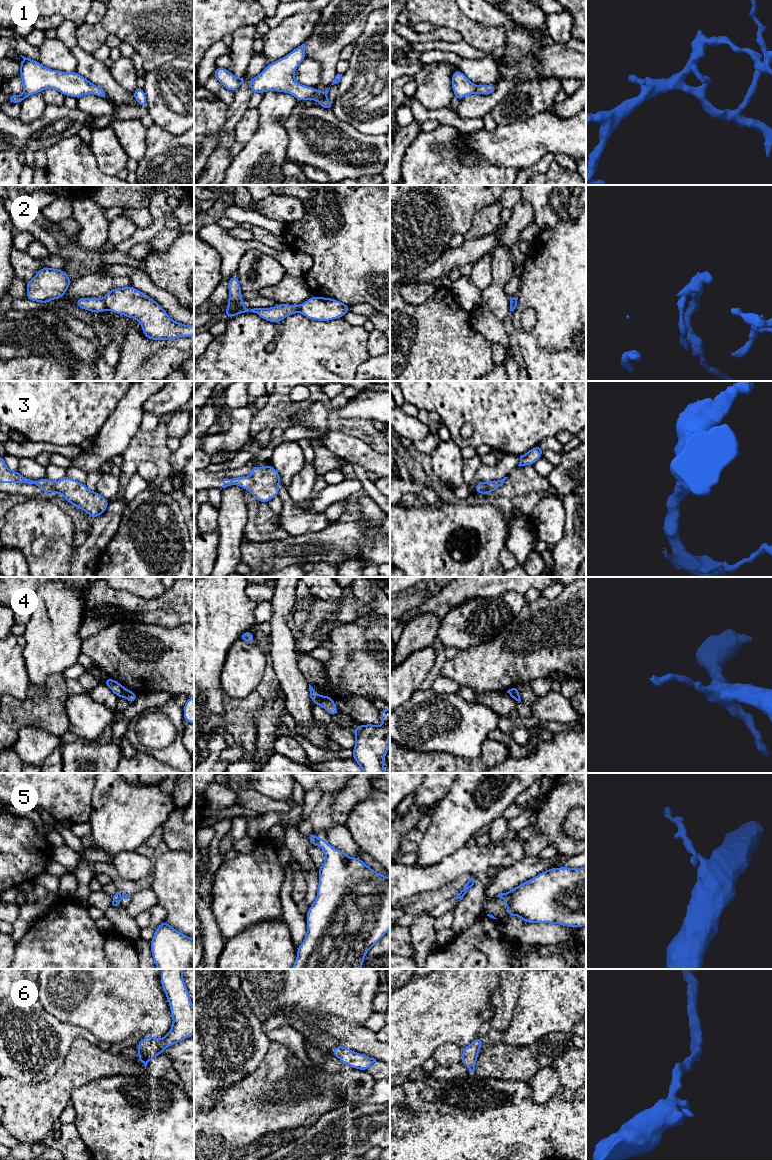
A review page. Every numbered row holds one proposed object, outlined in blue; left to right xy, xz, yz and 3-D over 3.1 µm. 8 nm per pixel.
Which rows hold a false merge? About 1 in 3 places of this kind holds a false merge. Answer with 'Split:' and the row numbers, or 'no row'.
Split: 2, 4, 5

